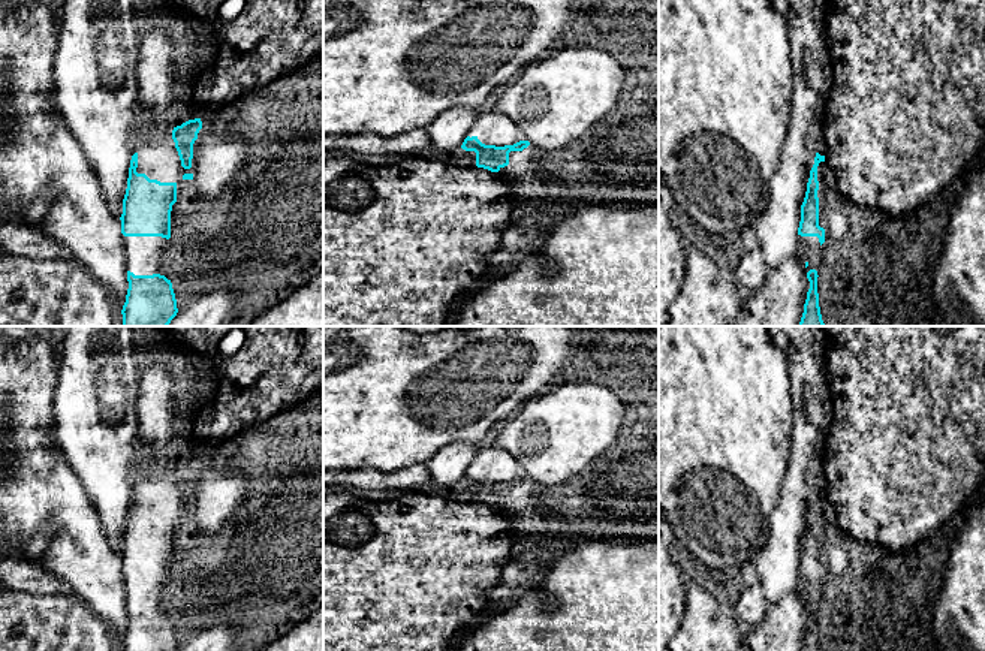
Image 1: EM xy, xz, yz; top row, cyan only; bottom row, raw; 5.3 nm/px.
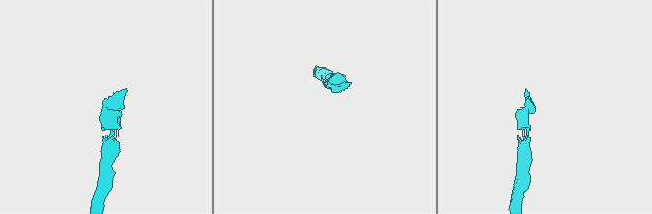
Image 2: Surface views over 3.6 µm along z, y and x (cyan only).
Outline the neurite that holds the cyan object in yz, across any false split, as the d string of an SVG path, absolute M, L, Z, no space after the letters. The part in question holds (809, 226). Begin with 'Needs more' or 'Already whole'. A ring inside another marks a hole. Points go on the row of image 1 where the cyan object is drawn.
Needs more. M816 153L814 165L810 171L807 192L801 205L801 221L798 227L796 256L805 262L810 289L804 304L799 326L825 326L819 307L817 277L820 263L820 245L825 242L825 229L819 226L819 181L817 166L825 162L825 156Z

